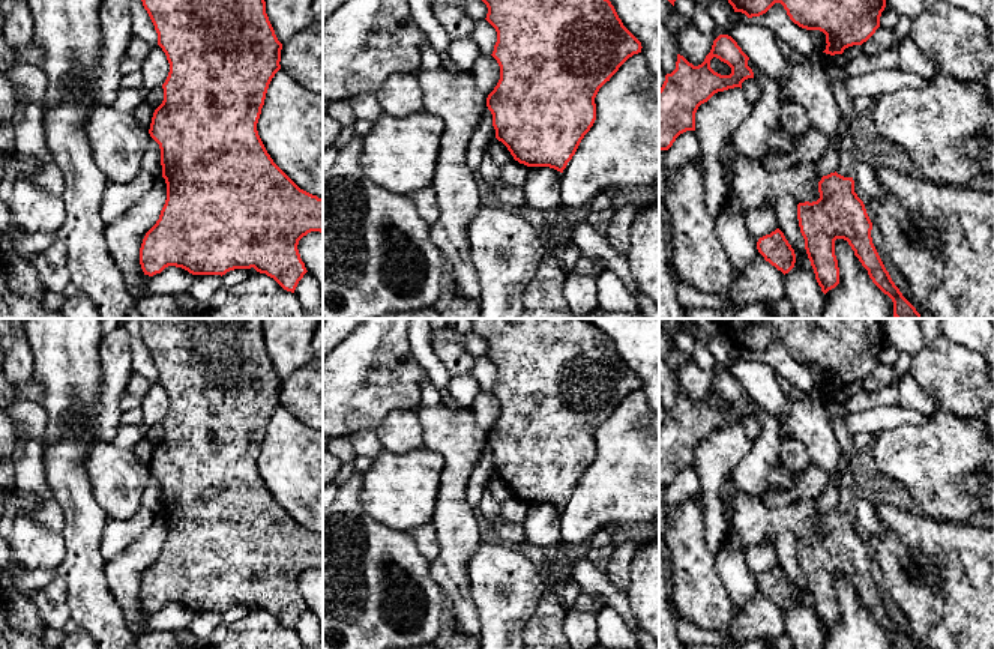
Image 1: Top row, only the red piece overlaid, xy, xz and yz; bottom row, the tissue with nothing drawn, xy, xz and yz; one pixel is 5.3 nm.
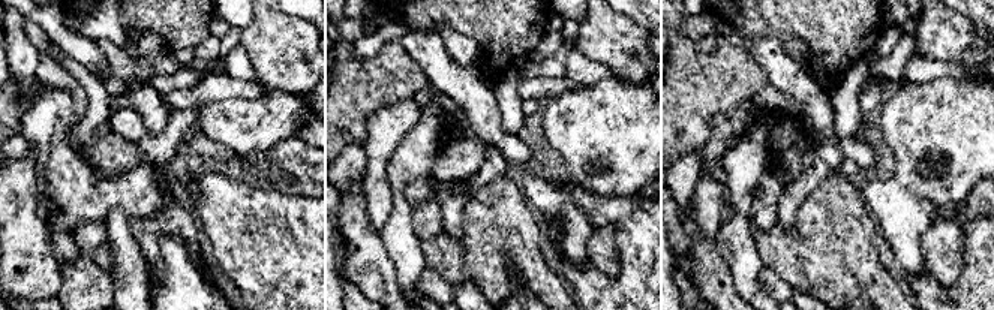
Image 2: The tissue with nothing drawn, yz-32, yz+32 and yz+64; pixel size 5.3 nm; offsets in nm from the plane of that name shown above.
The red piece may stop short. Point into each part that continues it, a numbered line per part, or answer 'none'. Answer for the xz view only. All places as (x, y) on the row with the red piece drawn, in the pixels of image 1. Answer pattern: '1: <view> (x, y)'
none

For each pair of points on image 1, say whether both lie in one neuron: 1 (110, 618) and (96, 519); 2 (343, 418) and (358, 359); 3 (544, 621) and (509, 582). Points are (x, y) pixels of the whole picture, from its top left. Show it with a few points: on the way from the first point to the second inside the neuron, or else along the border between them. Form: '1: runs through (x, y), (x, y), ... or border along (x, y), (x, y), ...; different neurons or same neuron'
1: runs through (89, 594), (89, 543); same neuron
2: runs through (343, 403), (343, 398), (358, 383), (358, 374); same neuron
3: border along (542, 576), (544, 595), (520, 633); different neurons

